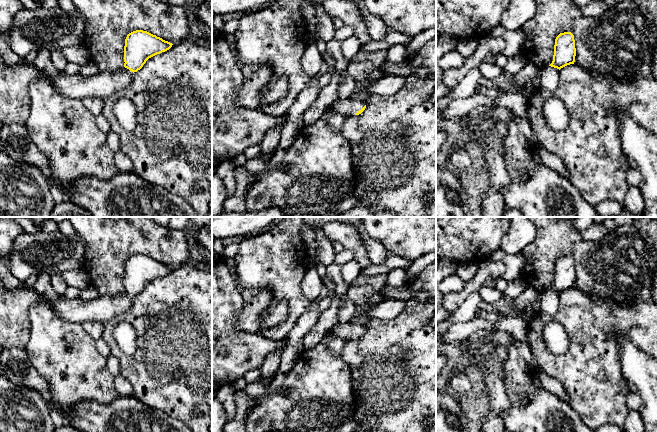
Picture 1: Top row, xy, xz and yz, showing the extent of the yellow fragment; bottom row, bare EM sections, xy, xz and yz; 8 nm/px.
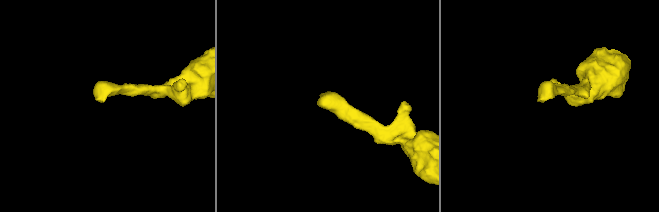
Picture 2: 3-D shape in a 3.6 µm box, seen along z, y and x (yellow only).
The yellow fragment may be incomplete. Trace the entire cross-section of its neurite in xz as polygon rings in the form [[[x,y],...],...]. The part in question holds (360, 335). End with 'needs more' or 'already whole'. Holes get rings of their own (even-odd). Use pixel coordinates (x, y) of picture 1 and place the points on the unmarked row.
[[[347,322],[347,323],[338,323],[336,326],[329,329],[326,336],[339,336],[345,339],[354,340],[361,338],[366,332],[363,322]]]; needs more

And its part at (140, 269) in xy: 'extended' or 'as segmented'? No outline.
extended

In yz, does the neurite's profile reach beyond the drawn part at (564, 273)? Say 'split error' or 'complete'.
split error

